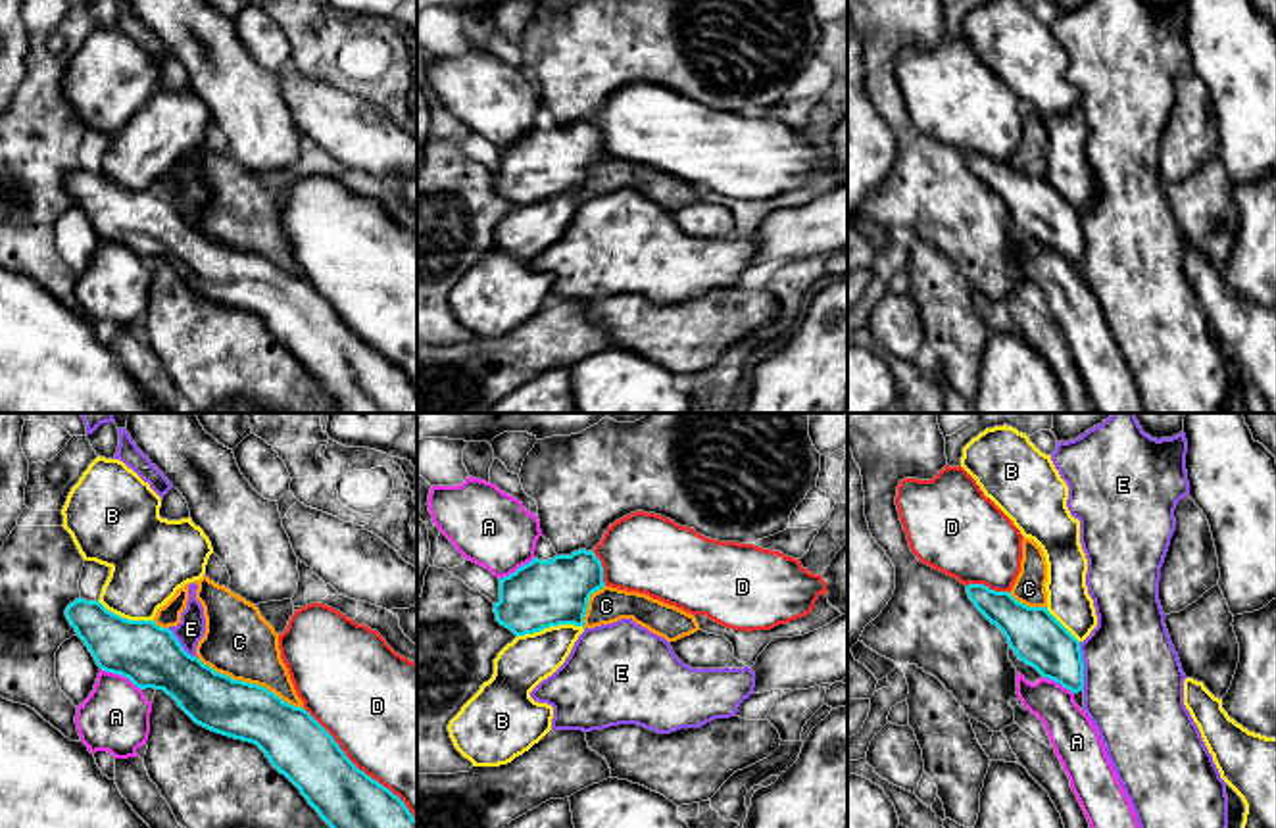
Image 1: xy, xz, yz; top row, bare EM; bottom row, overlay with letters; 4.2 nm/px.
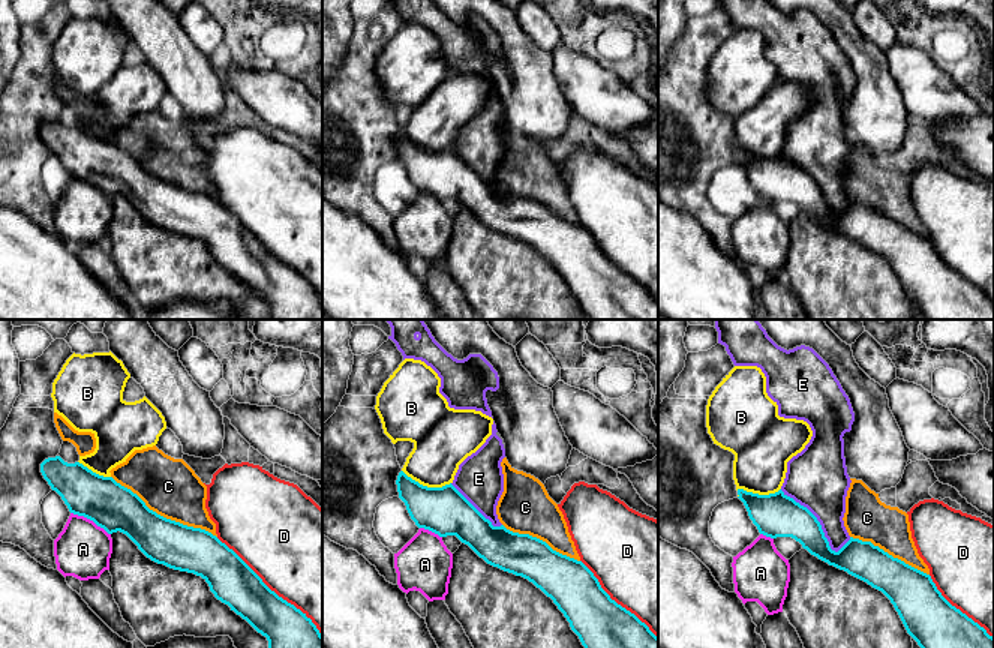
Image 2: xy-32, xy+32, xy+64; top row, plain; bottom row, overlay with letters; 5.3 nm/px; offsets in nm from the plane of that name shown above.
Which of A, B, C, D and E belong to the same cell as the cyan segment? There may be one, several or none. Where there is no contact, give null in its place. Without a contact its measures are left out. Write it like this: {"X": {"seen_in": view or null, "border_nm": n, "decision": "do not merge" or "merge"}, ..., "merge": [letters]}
{"A": {"seen_in": "xy", "border_nm": 200, "decision": "do not merge"}, "B": {"seen_in": "xz", "border_nm": 300, "decision": "do not merge"}, "C": {"seen_in": "xy", "border_nm": 500, "decision": "do not merge"}, "D": {"seen_in": "xy", "border_nm": 650, "decision": "merge"}, "E": {"seen_in": "yz", "border_nm": 200, "decision": "do not merge"}, "merge": ["D"]}

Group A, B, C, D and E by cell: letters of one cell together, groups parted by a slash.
A / B / C / D / E

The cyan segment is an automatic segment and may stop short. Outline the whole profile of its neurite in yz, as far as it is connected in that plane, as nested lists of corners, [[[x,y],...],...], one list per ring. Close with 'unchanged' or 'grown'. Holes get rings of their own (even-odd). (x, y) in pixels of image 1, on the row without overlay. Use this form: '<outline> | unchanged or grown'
[[[945,35],[932,50],[899,50],[896,75],[909,117],[917,129],[965,154],[969,169],[1003,202],[1009,217],[1020,231],[1072,263],[1082,261],[1084,231],[1080,211],[1047,177],[1028,177],[1009,163],[1020,142],[1024,106],[1013,90],[984,65],[976,50],[961,35]]] | grown

